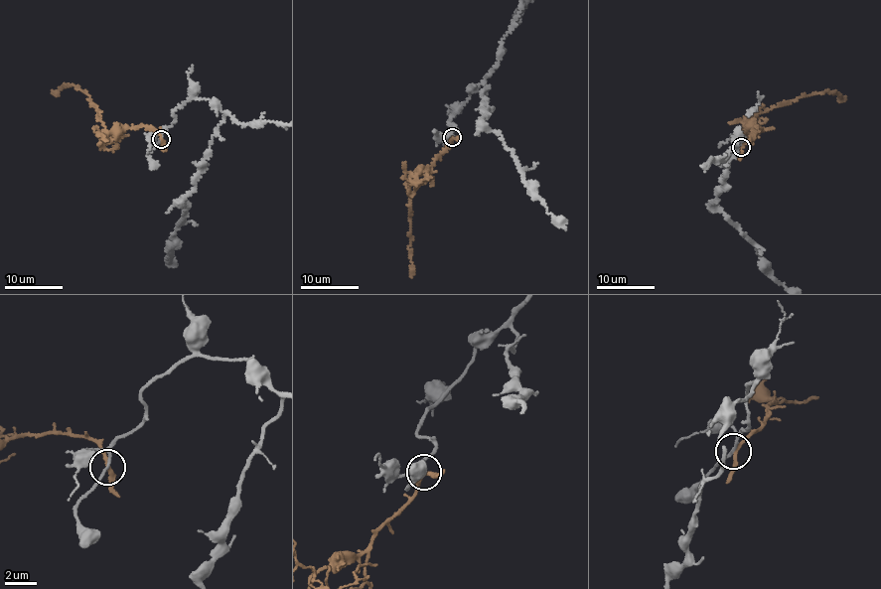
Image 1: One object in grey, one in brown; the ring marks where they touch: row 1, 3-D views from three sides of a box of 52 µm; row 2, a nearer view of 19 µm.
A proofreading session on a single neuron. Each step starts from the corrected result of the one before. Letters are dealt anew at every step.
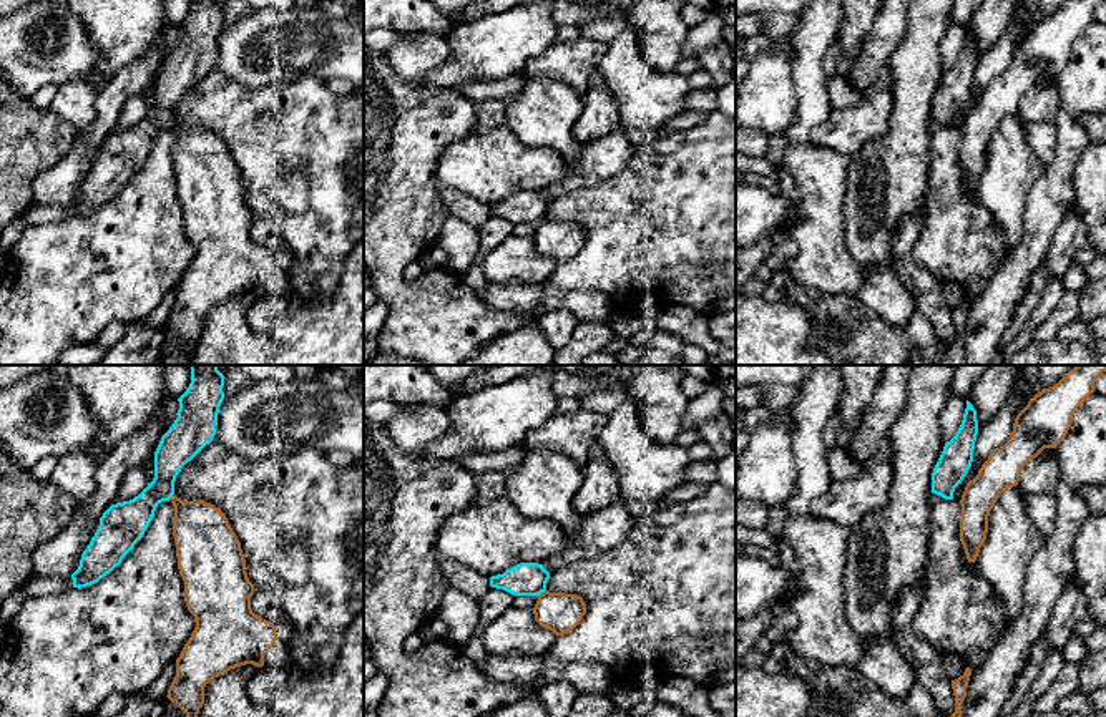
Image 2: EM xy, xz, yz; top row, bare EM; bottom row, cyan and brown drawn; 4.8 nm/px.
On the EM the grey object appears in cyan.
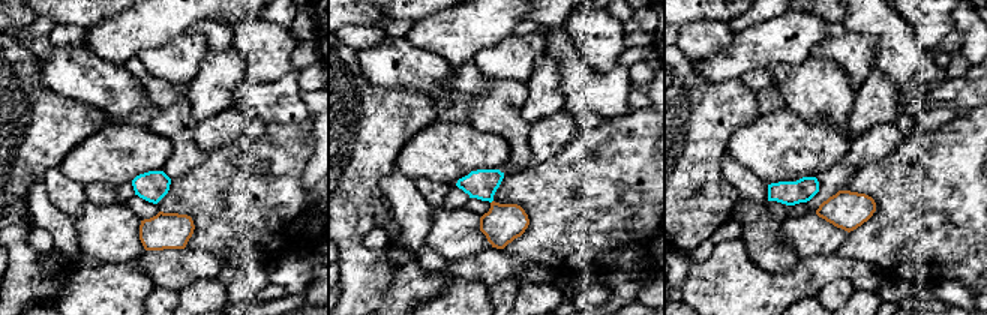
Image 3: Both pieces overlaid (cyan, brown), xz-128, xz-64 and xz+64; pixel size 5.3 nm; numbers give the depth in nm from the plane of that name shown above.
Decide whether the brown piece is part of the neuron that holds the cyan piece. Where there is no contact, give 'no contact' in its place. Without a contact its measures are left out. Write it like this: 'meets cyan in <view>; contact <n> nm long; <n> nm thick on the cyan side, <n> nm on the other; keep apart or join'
meets cyan in xz; contact 50 nm long; 160 nm thick on the cyan side, 190 nm on the other; keep apart

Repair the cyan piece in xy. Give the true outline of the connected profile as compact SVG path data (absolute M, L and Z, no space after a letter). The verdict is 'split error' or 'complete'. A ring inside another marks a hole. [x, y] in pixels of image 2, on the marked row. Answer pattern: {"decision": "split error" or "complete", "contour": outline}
{"decision": "complete", "contour": "M191 365L191 383L178 398L178 418L161 437L154 451L154 478L133 500L111 505L71 574L73 588L98 583L121 564L148 529L159 503L174 495L181 468L216 435L218 413L224 400L224 375L218 365Z"}

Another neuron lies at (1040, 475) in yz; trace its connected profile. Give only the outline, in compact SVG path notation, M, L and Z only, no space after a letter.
M1056 455L1030 460L1020 471L1018 486L1025 496L1055 495L1060 485L1061 468Z

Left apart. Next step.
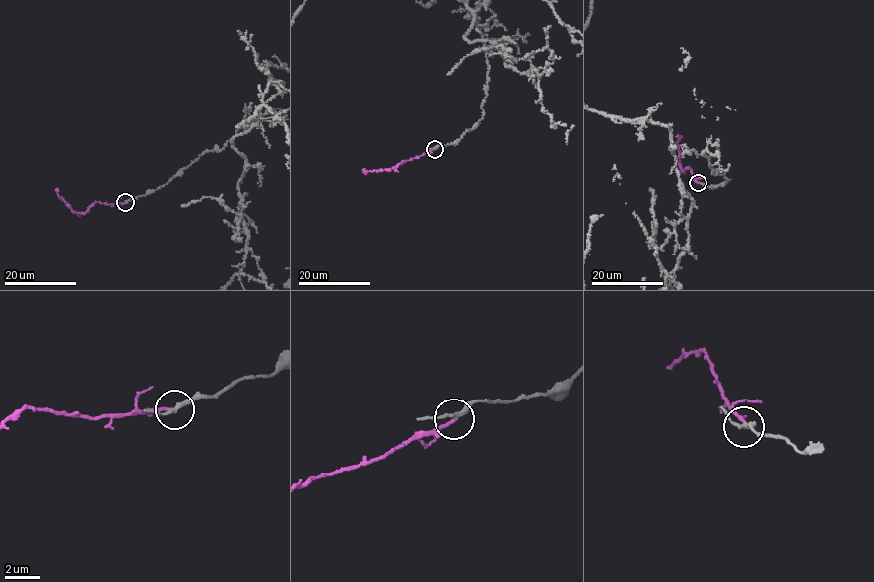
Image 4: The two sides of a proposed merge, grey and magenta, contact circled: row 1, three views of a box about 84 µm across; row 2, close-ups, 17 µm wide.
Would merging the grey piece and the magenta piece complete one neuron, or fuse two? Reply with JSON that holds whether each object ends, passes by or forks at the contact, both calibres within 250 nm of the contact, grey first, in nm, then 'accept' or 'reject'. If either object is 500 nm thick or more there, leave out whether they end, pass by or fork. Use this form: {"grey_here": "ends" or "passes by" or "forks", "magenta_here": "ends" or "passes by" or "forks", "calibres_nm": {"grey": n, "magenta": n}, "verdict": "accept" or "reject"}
{"grey_here": "passes by", "magenta_here": "ends", "calibres_nm": {"grey": 200, "magenta": 170}, "verdict": "reject"}

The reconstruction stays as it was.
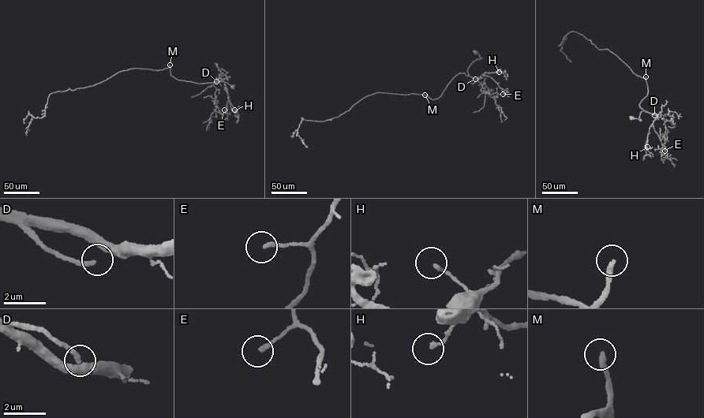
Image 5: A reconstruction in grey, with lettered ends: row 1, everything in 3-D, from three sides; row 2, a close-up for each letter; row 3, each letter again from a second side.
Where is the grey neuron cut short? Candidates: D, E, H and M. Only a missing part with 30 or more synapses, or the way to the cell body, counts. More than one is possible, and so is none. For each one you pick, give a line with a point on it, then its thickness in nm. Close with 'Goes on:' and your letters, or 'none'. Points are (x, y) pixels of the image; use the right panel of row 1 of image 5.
M: (645, 76) | 240 nm
Goes on: M

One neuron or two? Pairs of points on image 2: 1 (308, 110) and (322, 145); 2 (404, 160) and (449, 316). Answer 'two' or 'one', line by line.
1: one
2: one

